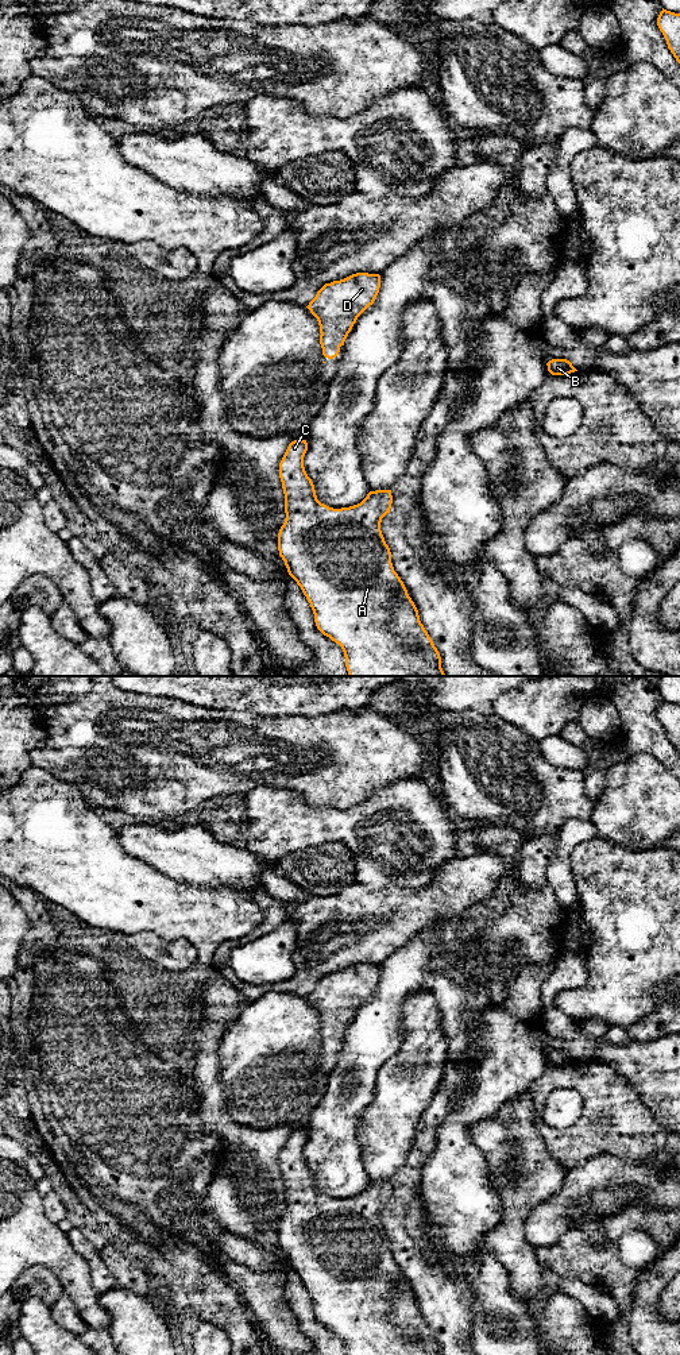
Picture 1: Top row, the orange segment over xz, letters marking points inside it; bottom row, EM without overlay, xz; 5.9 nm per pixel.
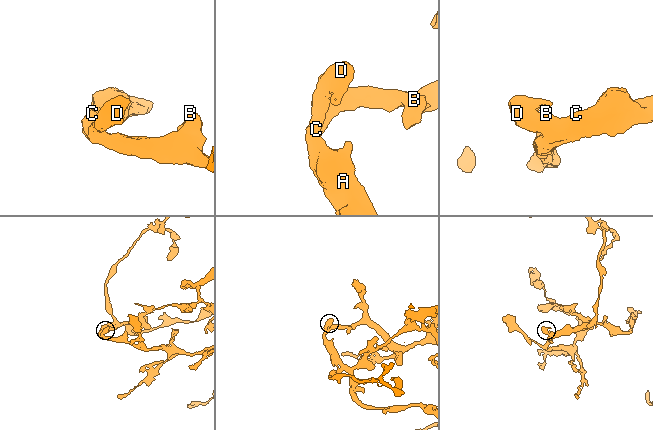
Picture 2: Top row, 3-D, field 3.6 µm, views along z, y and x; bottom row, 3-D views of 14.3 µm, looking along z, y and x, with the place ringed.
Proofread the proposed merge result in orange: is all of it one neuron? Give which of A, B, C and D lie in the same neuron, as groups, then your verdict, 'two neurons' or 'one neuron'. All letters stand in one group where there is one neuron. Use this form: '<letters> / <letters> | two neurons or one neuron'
A B C D | one neuron

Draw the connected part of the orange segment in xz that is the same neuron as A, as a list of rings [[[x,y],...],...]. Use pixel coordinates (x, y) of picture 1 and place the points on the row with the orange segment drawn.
[[[294,440],[279,463],[286,518],[278,533],[278,551],[289,575],[310,603],[317,629],[341,646],[349,676],[445,676],[440,653],[394,571],[391,552],[380,530],[382,518],[391,509],[391,490],[370,491],[360,503],[349,507],[329,507],[317,499],[314,485],[305,471],[306,451],[306,440]]]

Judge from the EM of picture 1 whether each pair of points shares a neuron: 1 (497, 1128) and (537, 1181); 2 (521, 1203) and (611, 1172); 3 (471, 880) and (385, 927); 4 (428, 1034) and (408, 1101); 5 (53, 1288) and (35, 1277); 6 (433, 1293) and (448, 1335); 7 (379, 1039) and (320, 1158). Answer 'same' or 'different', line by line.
1: same
2: different
3: same
4: same
5: same
6: same
7: same

